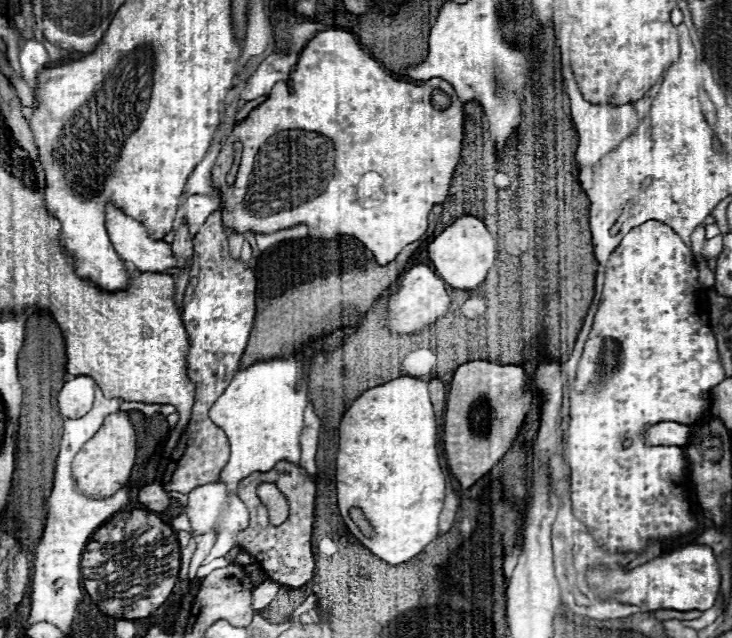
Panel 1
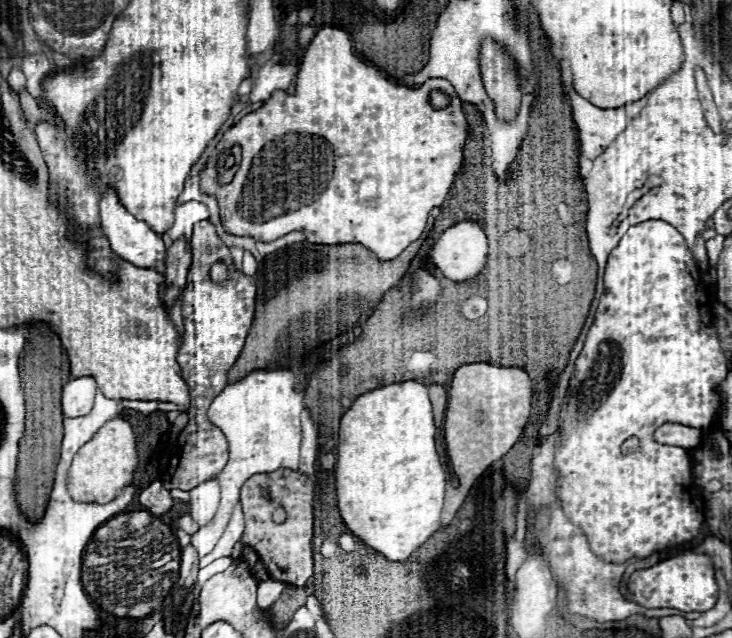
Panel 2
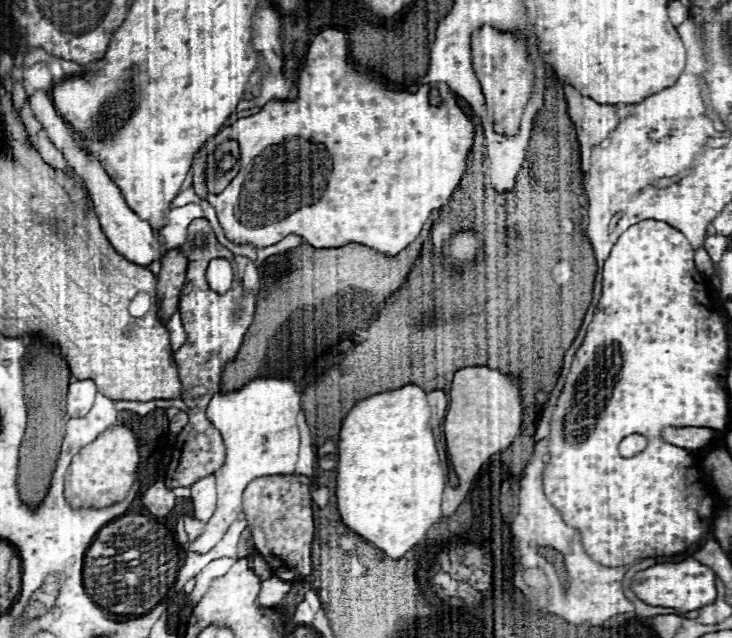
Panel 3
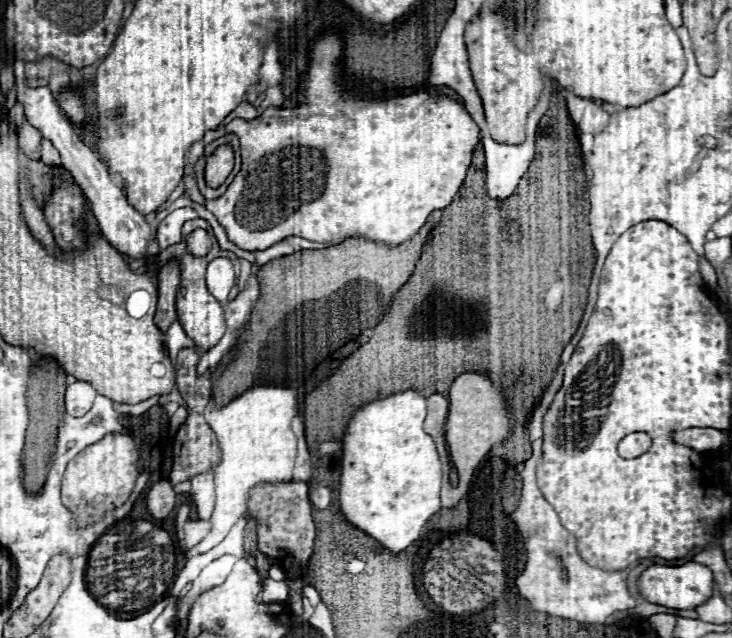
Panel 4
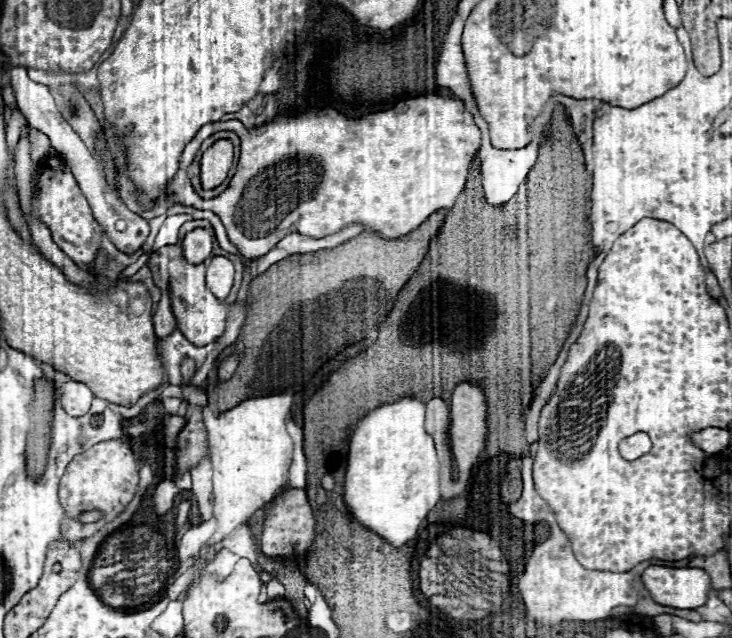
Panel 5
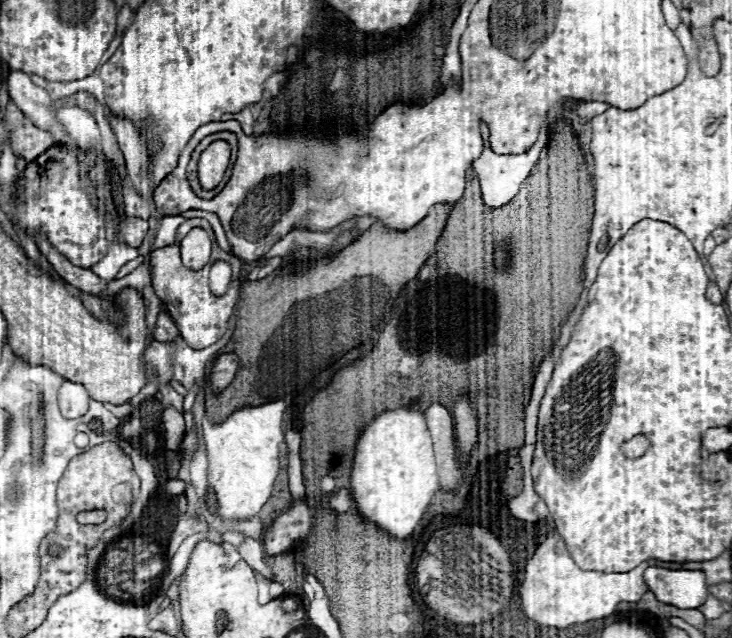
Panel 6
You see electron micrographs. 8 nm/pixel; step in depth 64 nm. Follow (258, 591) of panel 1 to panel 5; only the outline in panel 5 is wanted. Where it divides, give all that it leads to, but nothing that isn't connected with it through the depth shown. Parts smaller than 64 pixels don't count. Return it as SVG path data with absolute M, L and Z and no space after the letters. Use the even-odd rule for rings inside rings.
M268 580L268 582L266 582L266 596L268 596L270 600L282 598L282 596L284 596L284 586L282 586L278 580Z

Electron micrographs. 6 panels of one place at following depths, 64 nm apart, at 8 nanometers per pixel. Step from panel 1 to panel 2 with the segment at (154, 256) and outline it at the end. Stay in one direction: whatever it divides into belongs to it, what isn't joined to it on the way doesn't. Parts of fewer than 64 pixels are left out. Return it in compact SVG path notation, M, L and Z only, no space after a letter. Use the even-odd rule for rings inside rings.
M110 188L104 190L104 194L102 194L100 218L102 218L102 230L108 236L112 252L118 258L122 258L138 268L156 268L158 264L166 262L166 244L162 242L162 238L156 232L152 232L146 222L136 220L132 214L128 214L128 210L118 202L116 194Z

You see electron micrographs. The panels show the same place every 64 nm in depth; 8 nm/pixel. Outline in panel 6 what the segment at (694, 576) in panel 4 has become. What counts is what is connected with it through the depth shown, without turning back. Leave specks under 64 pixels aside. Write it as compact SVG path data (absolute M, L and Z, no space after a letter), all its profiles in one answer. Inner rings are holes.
M648 566L644 572L648 590L664 602L676 608L698 608L708 598L706 576L700 570L668 570Z

